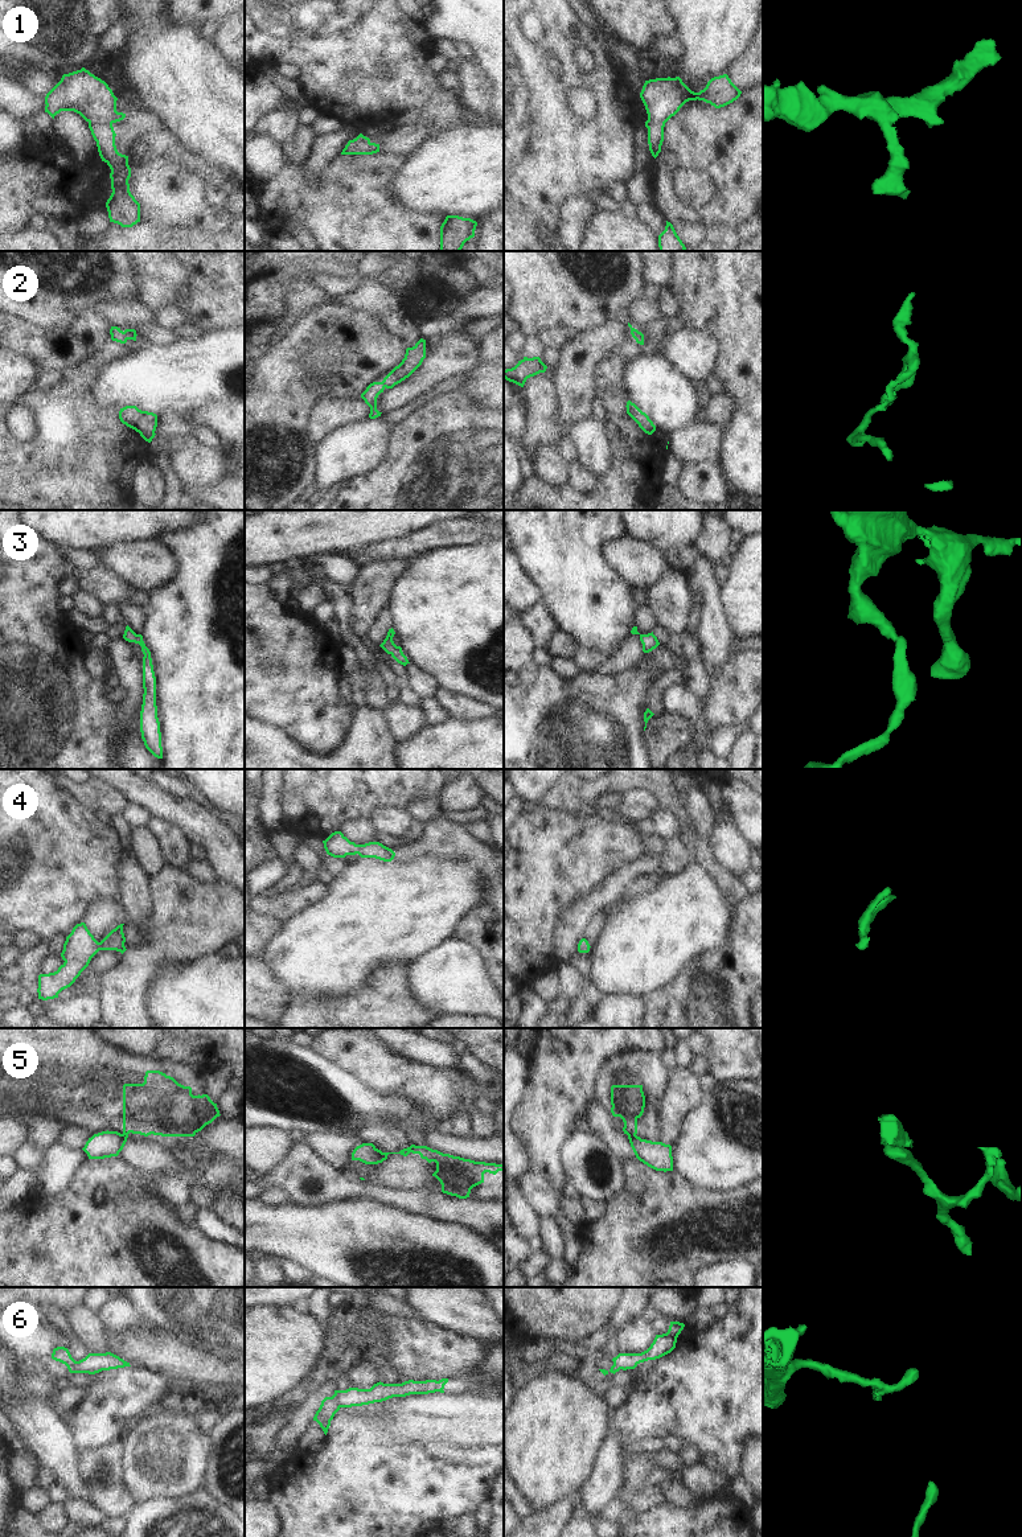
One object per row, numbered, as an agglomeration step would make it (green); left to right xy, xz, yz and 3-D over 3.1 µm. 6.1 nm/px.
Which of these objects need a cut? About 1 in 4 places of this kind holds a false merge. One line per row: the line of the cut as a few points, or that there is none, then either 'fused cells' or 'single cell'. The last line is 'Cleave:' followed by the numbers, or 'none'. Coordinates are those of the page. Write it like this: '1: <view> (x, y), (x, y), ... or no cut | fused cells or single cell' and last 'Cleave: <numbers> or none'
1: no cut | single cell
2: no cut | single cell
3: no cut | single cell
4: no cut | single cell
5: xz (381, 1153), (384, 1159) | fused cells
6: xz (329, 1397), (340, 1406) | fused cells
Cleave: 5, 6

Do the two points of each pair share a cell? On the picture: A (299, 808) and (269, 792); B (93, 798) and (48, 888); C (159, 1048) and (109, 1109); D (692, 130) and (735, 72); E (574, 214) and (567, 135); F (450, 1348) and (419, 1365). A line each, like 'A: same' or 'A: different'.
A: different
B: different
C: different
D: different
E: different
F: same

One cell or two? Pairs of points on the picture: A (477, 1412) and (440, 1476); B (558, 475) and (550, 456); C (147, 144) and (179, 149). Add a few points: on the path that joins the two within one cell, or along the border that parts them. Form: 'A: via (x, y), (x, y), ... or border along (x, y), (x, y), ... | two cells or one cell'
A: border along (427, 1443), (448, 1443), (460, 1447), (489, 1446) | two cells
B: via (554, 471), (550, 467), (550, 460) | one cell
C: via (155, 144), (171, 146) | one cell

